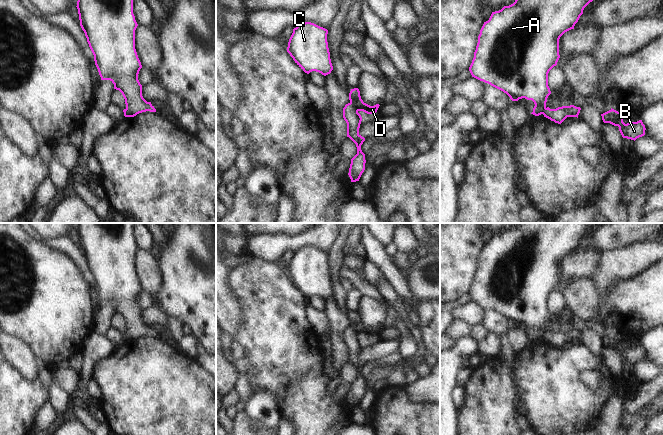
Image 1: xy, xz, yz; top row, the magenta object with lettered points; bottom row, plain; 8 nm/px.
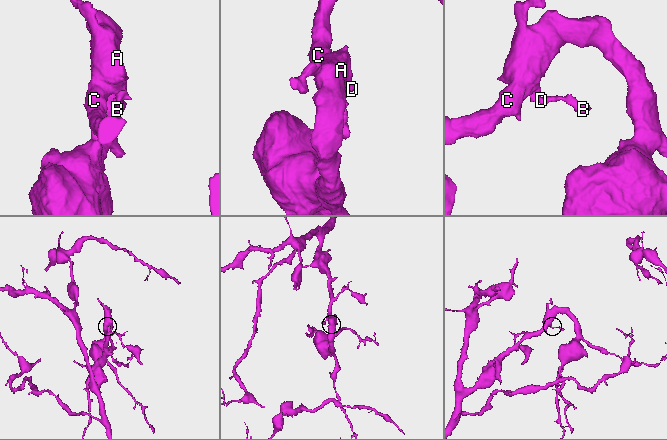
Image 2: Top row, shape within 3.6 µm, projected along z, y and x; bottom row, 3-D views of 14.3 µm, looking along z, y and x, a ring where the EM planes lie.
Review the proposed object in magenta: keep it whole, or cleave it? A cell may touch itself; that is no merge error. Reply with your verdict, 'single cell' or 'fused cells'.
fused cells

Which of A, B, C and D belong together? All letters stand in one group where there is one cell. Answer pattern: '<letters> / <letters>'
A C D / B

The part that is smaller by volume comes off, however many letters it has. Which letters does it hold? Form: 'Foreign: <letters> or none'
Foreign: B

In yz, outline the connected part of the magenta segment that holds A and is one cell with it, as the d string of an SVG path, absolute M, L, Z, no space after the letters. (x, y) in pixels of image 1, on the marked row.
M515 0L509 6L492 12L488 21L484 22L474 58L469 67L472 77L490 84L506 93L512 101L525 98L535 104L531 114L544 115L548 96L548 73L557 65L559 55L559 39L567 31L574 29L584 8L593 0Z

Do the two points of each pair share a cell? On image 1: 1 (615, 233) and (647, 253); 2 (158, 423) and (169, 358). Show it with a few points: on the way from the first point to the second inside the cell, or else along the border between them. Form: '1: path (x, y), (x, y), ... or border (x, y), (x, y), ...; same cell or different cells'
1: border (652, 241), (638, 241), (622, 248), (609, 250); different cells
2: path (162, 407), (162, 374); same cell

